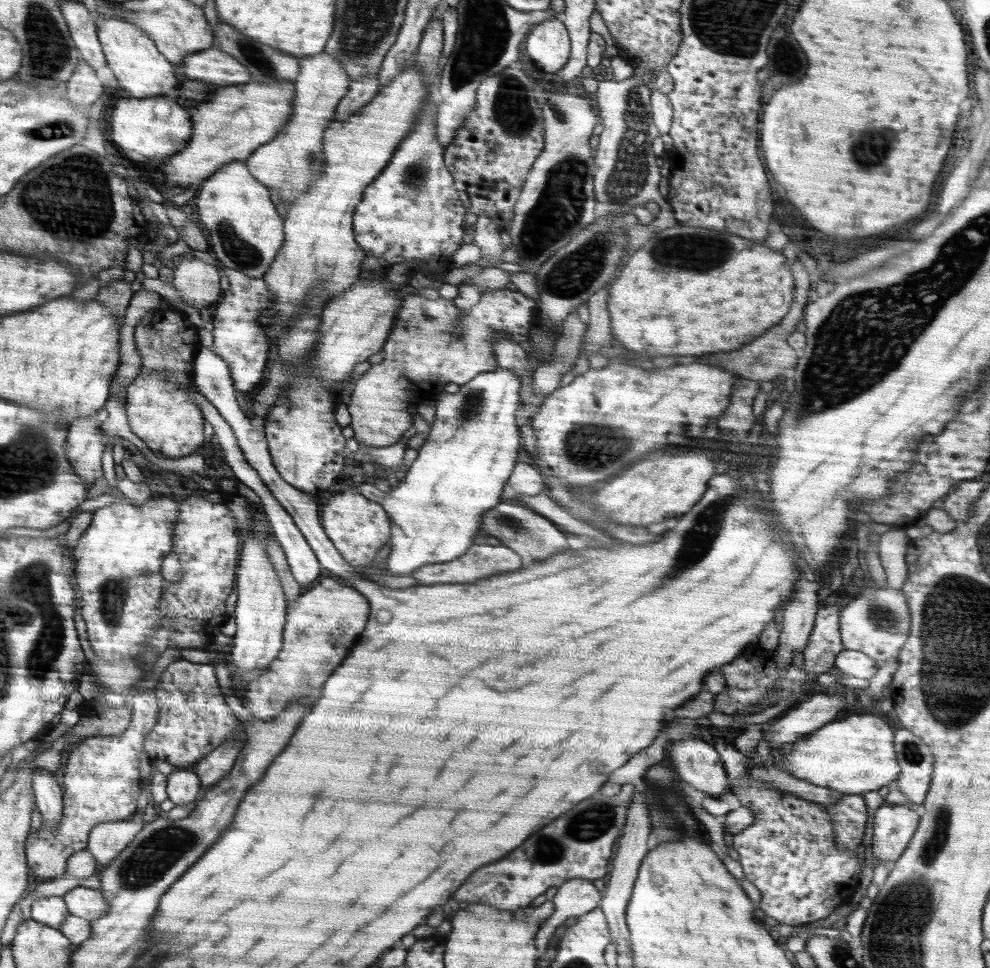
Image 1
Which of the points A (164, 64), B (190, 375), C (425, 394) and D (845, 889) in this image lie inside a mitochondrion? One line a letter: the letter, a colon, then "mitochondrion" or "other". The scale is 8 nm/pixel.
A: other
B: other
C: other
D: other

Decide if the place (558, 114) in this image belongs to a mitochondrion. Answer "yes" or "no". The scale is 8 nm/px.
yes

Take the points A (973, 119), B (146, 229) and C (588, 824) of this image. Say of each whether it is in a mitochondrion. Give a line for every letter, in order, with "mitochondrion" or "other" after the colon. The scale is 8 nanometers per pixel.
A: other
B: other
C: mitochondrion

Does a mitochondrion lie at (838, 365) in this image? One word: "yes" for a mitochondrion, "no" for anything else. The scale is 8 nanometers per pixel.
yes

